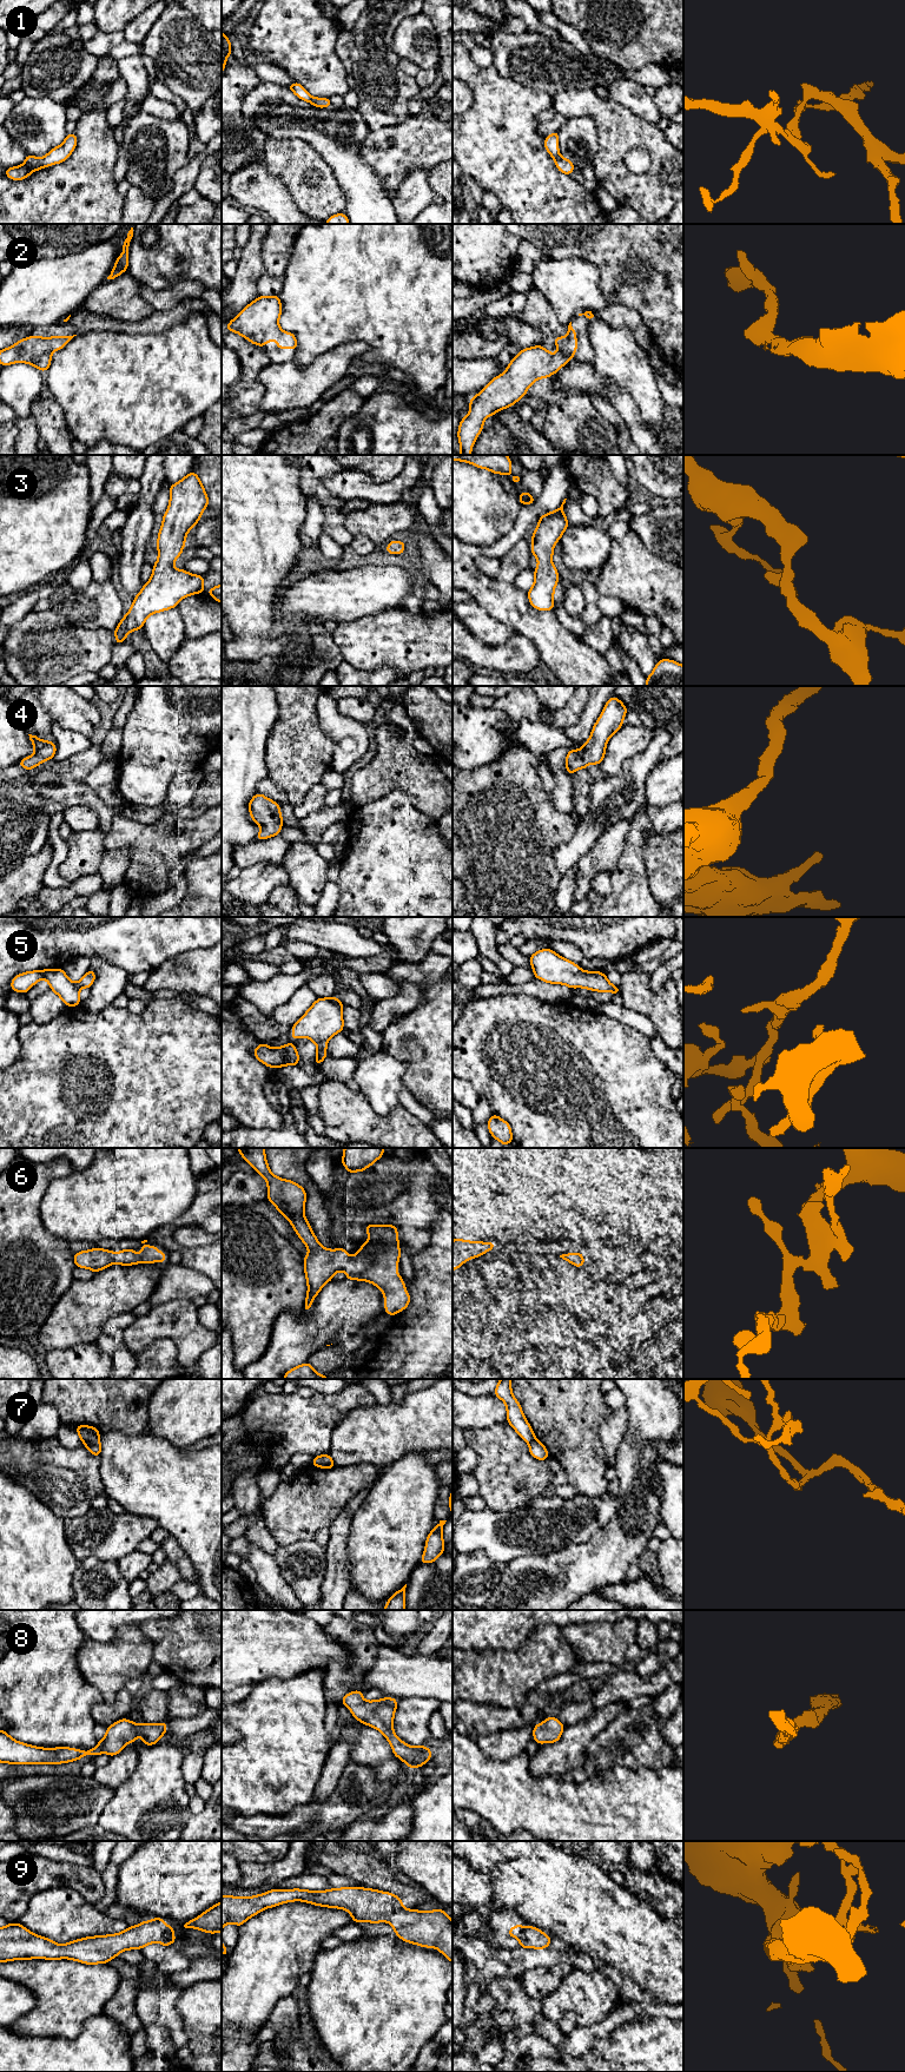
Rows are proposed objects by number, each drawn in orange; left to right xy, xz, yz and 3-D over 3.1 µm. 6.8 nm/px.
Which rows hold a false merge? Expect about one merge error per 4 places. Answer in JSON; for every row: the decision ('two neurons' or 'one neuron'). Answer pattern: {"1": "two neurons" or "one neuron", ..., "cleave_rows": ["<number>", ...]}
{"1": "one neuron", "2": "one neuron", "3": "one neuron", "4": "one neuron", "5": "one neuron", "6": "one neuron", "7": "two neurons", "8": "one neuron", "9": "one neuron", "cleave_rows": ["7"]}

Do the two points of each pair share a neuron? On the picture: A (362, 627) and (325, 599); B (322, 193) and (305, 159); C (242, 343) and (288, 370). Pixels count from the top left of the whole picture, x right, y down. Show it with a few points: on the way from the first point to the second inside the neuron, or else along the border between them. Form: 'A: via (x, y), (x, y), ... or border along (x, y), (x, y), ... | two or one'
A: border along (380, 609), (338, 624) | two
B: via (324, 184), (324, 173), (315, 164) | one
C: border along (269, 362), (256, 380), (264, 387), (264, 390) | two

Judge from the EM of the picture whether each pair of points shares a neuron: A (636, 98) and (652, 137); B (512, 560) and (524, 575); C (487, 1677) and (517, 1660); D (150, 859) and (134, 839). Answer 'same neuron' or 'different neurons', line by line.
A: different neurons
B: different neurons
C: same neuron
D: same neuron

